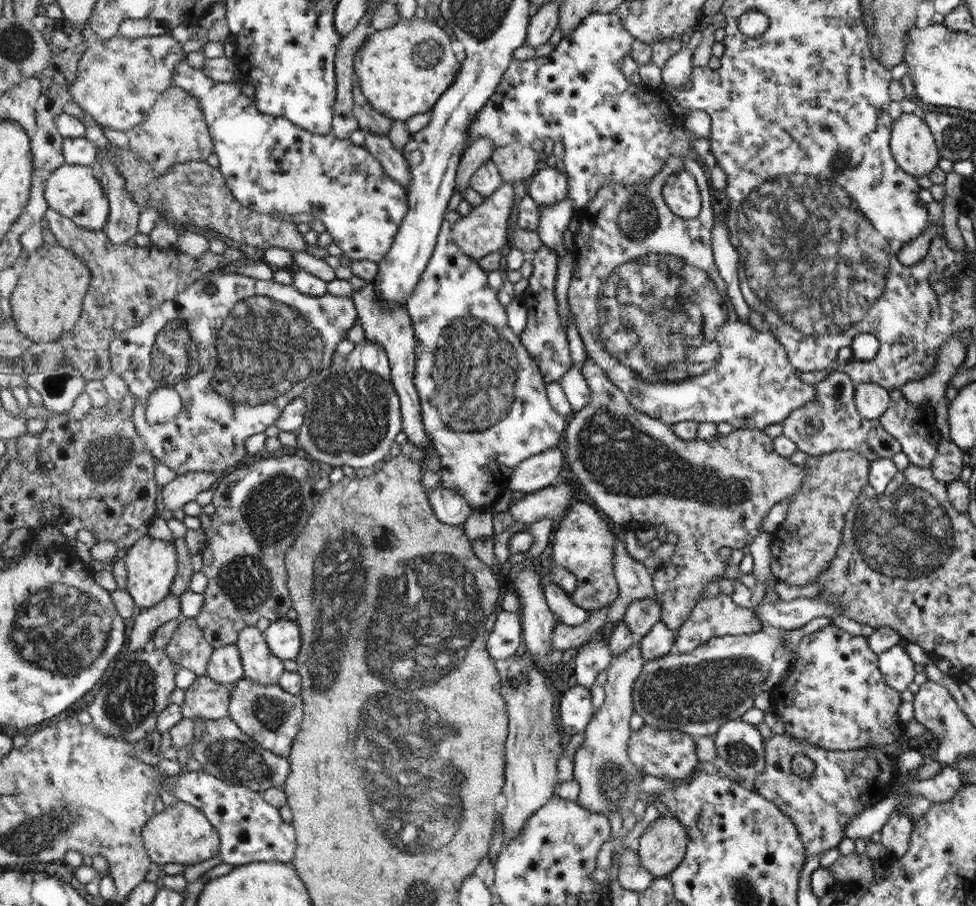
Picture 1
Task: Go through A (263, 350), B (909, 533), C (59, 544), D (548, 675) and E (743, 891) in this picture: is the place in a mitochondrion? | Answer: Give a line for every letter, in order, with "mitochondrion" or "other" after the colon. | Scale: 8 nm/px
A: mitochondrion
B: mitochondrion
C: other
D: other
E: mitochondrion

